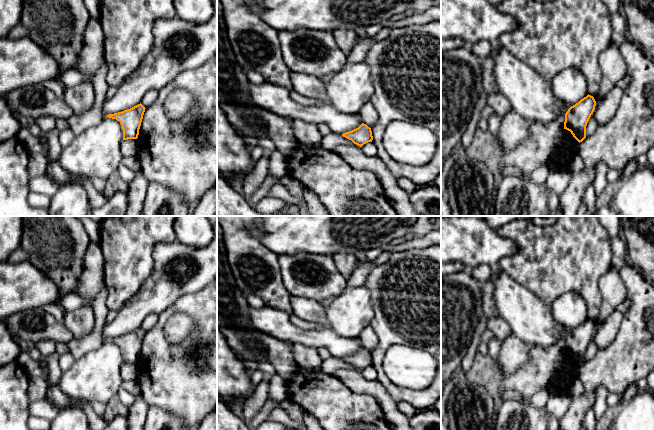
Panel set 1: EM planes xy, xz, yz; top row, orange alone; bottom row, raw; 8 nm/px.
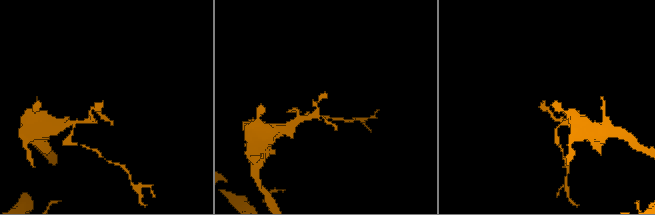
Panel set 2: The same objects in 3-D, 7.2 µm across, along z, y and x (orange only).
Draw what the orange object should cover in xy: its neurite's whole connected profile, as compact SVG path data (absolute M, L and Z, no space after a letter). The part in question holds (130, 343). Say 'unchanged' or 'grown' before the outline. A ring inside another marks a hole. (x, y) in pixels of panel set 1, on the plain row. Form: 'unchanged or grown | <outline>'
unchanged | M140 327L130 333L110 338L106 341L116 343L120 346L123 354L123 364L137 363L145 333Z

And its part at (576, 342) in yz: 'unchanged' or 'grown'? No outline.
unchanged

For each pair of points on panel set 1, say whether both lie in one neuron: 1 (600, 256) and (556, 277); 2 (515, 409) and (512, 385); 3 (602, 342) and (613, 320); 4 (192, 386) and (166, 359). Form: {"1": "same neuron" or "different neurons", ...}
{"1": "same neuron", "2": "different neurons", "3": "same neuron", "4": "same neuron"}

